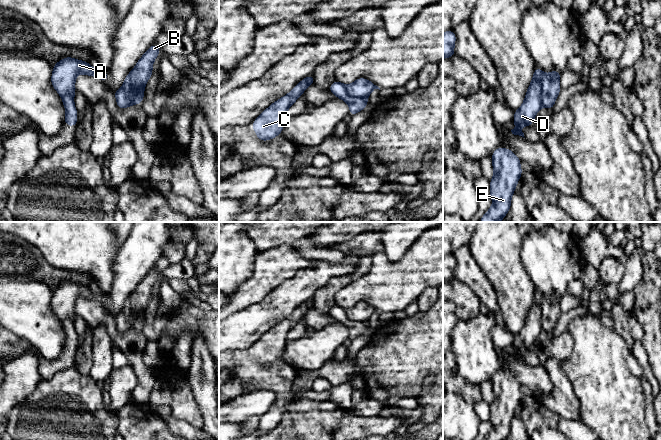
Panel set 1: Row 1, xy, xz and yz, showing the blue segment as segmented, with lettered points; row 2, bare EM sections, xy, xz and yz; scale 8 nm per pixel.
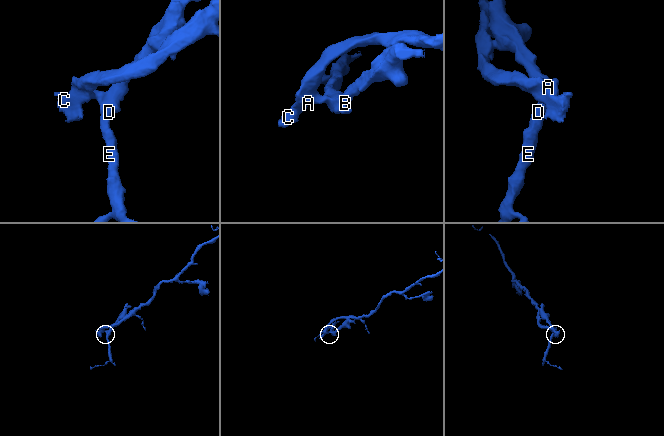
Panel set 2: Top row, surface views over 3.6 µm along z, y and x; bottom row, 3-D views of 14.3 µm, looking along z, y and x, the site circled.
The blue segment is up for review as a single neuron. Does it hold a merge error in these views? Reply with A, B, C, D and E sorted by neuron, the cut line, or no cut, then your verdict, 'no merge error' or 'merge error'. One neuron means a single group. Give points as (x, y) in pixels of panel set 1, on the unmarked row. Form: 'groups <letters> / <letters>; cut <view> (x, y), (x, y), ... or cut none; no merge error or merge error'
groups A C / B D E; cut xy (128, 298), (132, 306), (139, 311), (135, 323), (129, 329); merge error

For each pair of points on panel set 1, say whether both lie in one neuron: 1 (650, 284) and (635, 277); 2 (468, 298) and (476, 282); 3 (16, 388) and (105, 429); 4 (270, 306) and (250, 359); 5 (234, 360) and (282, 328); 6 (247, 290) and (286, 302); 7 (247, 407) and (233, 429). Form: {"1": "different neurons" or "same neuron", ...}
{"1": "different neurons", "2": "different neurons", "3": "different neurons", "4": "different neurons", "5": "same neuron", "6": "different neurons", "7": "different neurons"}

